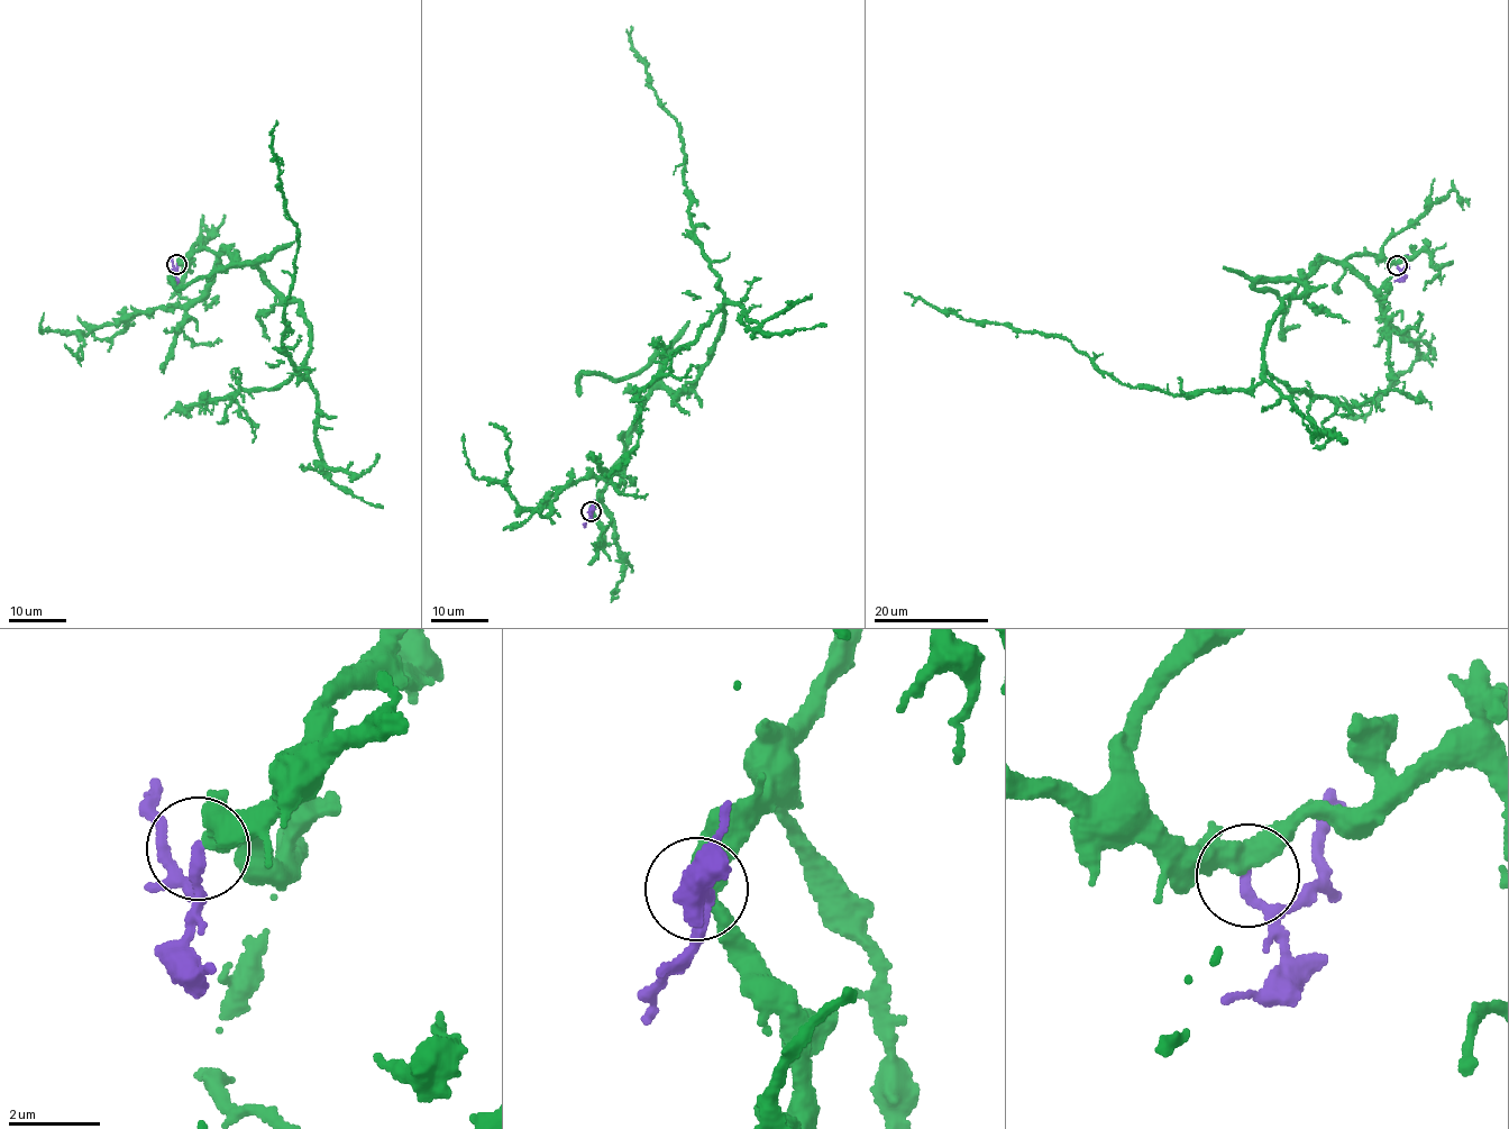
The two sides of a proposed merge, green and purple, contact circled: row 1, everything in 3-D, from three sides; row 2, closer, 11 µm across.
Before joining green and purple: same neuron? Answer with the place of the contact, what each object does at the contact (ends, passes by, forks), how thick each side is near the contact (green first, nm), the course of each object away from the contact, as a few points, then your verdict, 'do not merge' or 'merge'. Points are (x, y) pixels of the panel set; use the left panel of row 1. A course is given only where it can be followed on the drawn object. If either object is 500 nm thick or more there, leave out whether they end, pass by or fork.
(176, 264) | green forks | purple ends | 320/240 nm | green via (177, 265), (201, 247), (221, 248), (300, 303), (307, 376), (282, 343), (299, 234), (272, 146), (276, 120) | purple via (176, 265), (177, 271), (171, 256) | merge

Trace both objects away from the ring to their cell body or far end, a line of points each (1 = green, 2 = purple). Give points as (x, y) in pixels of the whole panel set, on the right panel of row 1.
1: (1397, 265), (1291, 278), (1307, 291), (1258, 384), (1173, 394), (904, 292)
2: (1397, 265), (1401, 269), (1407, 265), (1408, 255)

